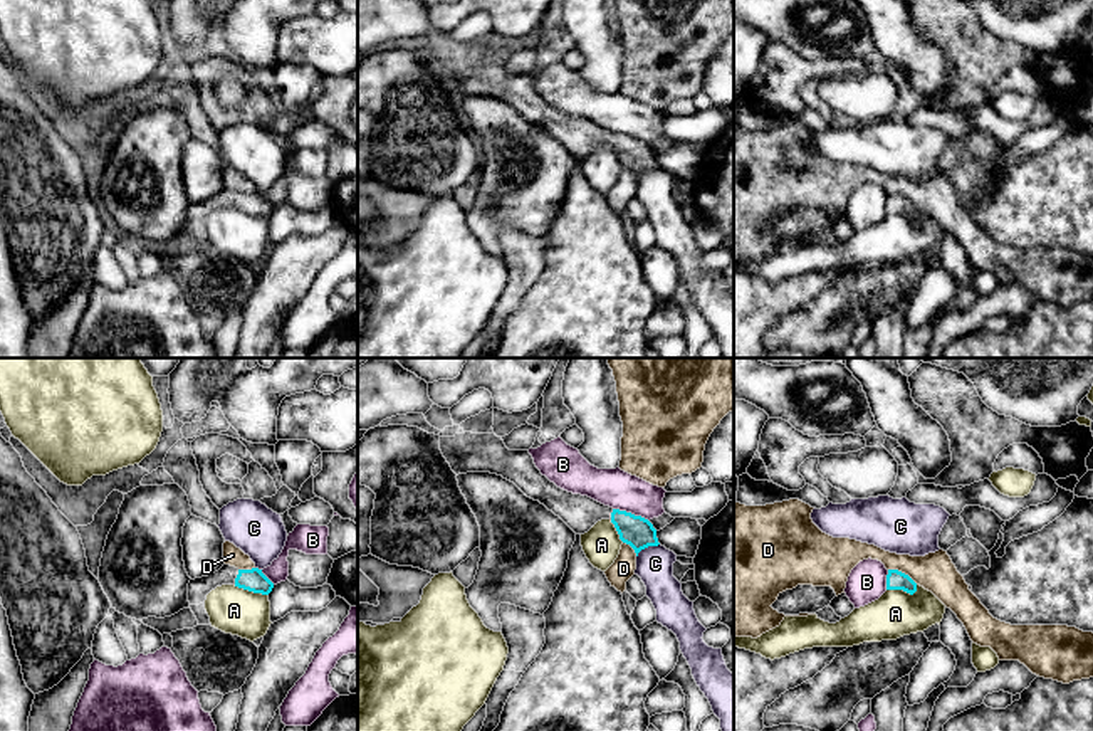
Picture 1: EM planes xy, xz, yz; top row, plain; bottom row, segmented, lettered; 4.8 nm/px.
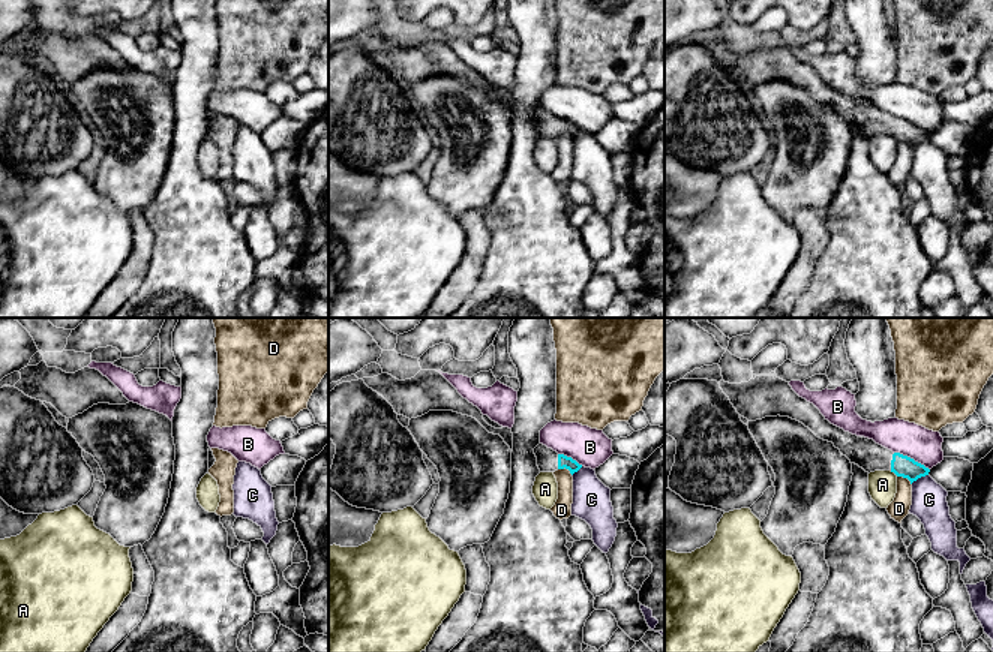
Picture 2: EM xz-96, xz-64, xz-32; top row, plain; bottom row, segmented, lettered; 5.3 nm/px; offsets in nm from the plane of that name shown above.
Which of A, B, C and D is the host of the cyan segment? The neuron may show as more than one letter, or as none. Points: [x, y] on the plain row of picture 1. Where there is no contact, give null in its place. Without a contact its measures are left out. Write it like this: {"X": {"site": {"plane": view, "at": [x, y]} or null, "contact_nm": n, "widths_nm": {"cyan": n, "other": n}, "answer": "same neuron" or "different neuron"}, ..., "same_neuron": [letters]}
{"A": {"site": {"plane": "yz", "at": [904, 214]}, "contact_nm": 150, "widths_nm": {"cyan": 100, "other": 220}, "answer": "different neuron"}, "B": {"site": {"plane": "xz", "at": [630, 136]}, "contact_nm": 190, "widths_nm": {"cyan": 150, "other": 190}, "answer": "different neuron"}, "C": {"site": {"plane": "xz", "at": [647, 170]}, "contact_nm": 130, "widths_nm": {"cyan": 150, "other": 180}, "answer": "different neuron"}, "D": {"site": {"plane": "yz", "at": [904, 197]}, "contact_nm": 160, "widths_nm": {"cyan": 100, "other": 190}, "answer": "different neuron"}, "same_neuron": []}

